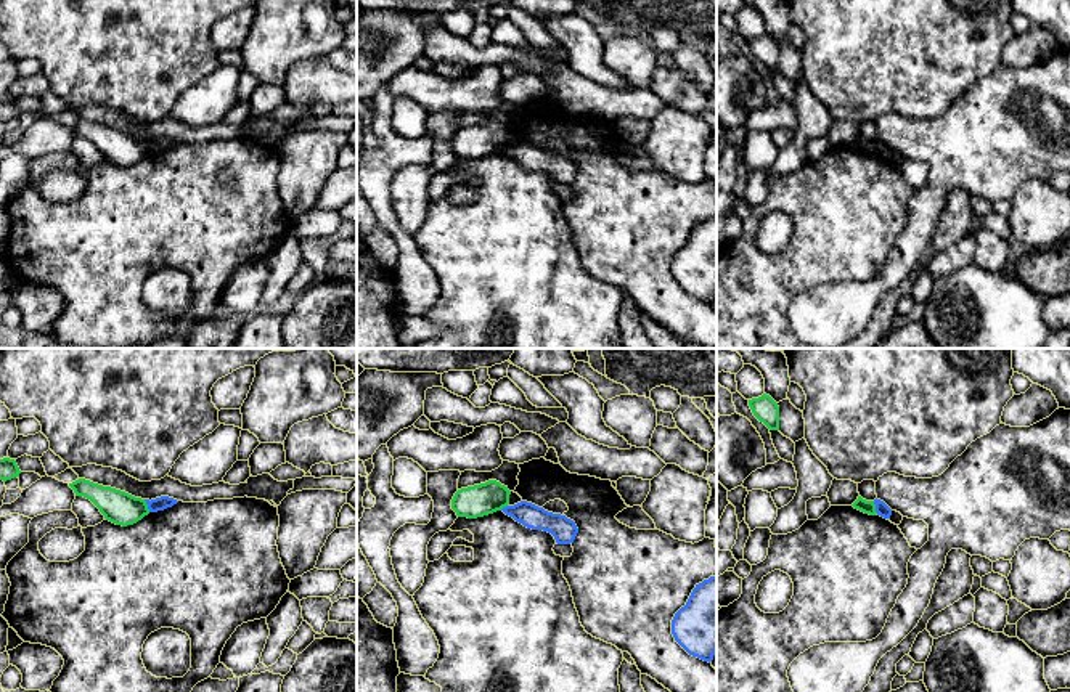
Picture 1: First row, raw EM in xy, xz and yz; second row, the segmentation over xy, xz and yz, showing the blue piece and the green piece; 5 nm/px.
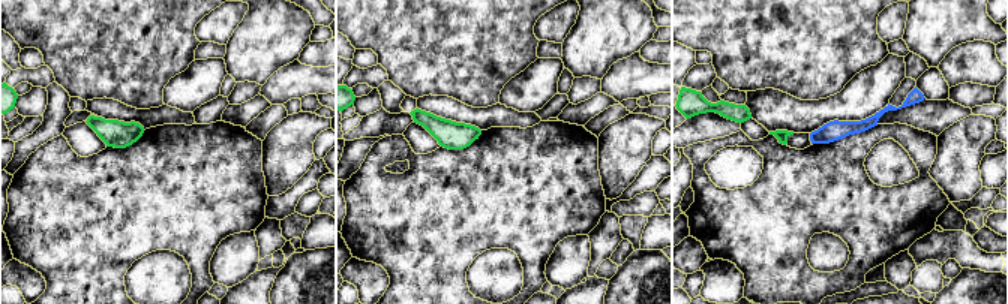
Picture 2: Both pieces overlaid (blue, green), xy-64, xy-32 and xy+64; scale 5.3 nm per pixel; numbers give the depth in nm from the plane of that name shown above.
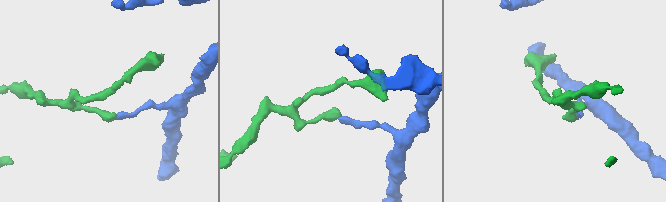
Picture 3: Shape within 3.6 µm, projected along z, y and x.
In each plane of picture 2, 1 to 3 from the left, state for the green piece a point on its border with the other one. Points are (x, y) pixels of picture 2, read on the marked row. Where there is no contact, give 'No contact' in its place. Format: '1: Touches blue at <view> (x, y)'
1: No contact
2: No contact
3: No contact

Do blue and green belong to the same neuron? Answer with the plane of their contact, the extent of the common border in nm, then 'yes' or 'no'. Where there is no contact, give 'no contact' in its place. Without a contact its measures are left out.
contact in xy; length 70 nm; no

